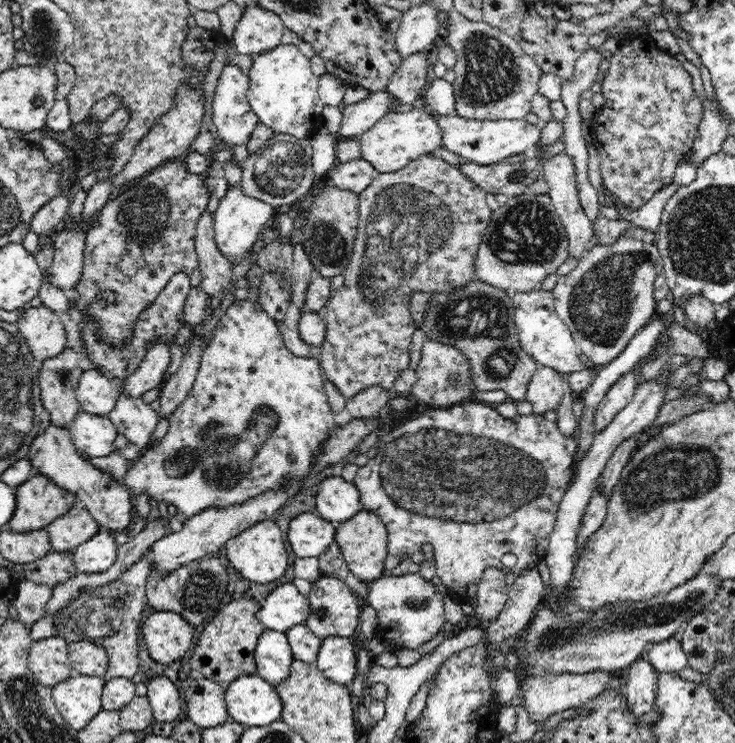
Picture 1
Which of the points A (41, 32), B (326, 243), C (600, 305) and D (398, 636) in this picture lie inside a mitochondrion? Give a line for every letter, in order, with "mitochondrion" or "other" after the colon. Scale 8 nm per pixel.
A: mitochondrion
B: mitochondrion
C: mitochondrion
D: other

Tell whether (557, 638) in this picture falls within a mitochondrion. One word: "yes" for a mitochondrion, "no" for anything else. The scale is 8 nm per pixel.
yes

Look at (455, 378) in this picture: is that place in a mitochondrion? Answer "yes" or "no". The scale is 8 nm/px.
yes

